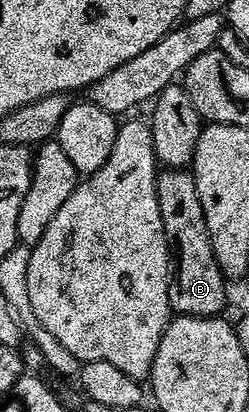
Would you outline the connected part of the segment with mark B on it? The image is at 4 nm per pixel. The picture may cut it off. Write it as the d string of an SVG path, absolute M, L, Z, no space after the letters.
M183 169L162 170L157 176L157 196L164 235L168 241L170 308L177 315L194 315L204 319L220 316L225 307L227 280L213 256L206 219L192 174Z

